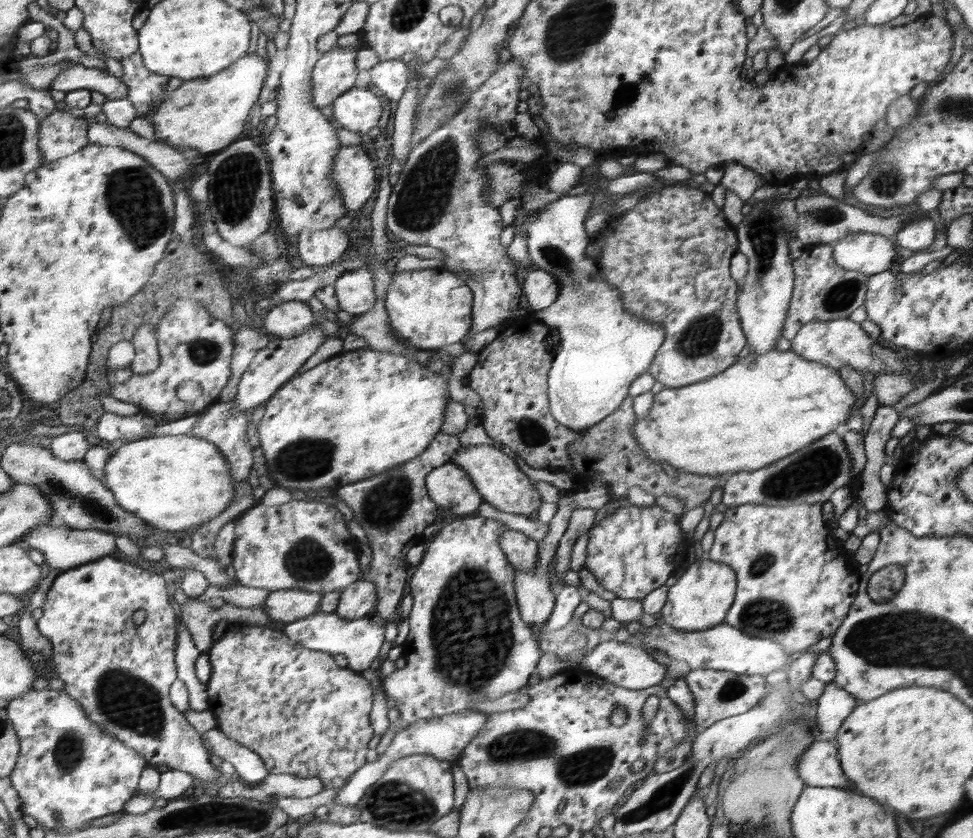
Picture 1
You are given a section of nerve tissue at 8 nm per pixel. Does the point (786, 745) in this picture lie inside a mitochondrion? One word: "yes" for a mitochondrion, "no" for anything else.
yes

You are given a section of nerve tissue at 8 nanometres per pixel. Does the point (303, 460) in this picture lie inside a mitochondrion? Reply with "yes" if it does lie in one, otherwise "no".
yes

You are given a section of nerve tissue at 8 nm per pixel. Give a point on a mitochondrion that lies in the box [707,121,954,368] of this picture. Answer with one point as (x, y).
(765, 227)

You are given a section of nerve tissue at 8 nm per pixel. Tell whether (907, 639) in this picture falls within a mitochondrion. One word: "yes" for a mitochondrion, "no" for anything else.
yes

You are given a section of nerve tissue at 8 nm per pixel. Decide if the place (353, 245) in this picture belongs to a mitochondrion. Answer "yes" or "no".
no

